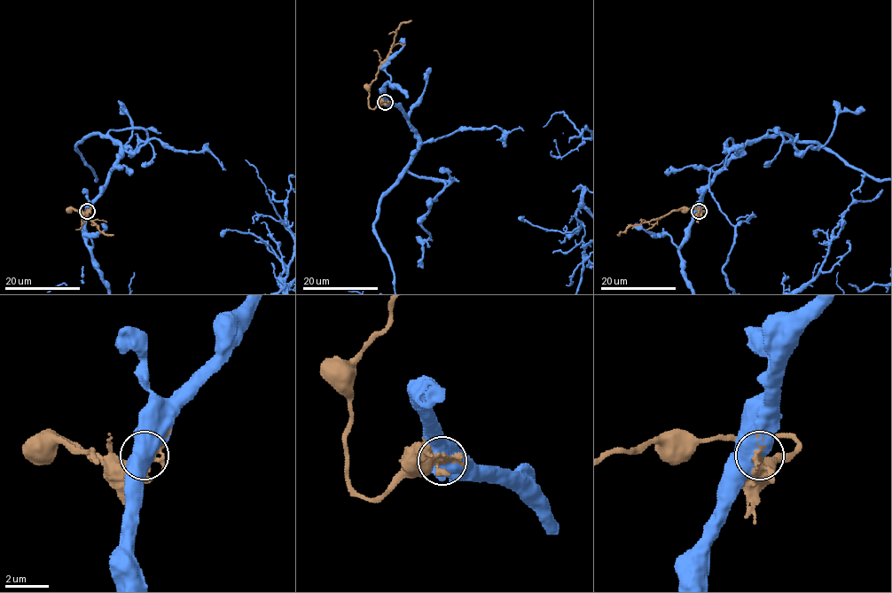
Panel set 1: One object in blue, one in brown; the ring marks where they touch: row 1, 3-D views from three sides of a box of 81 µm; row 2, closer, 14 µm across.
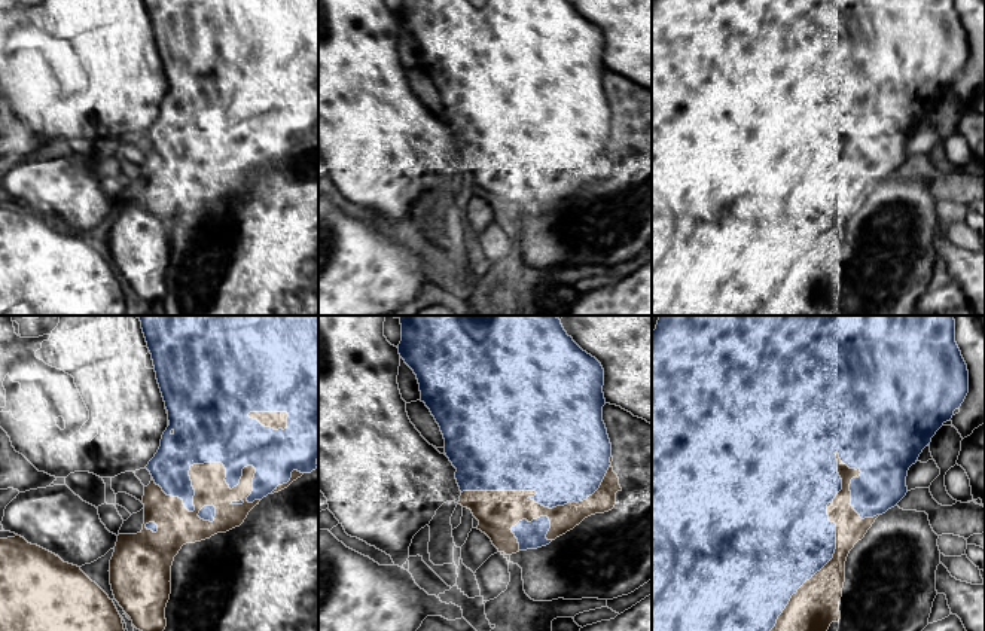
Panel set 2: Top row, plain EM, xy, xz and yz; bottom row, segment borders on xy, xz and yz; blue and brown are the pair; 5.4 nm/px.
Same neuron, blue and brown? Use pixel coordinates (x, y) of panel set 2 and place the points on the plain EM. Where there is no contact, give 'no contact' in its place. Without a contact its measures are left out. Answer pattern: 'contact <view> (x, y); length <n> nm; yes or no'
contact yz (835, 212); length 1100 nm; no

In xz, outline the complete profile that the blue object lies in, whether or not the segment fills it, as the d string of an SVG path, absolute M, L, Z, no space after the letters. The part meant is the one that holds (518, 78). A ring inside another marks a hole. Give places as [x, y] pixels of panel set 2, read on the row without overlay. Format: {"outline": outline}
{"outline": "M402 0L399 21L417 42L421 68L430 76L445 106L445 121L457 135L460 158L536 158L528 164L545 174L579 170L592 162L601 152L612 124L612 110L603 88L606 71L601 30L583 18L567 0Z"}

